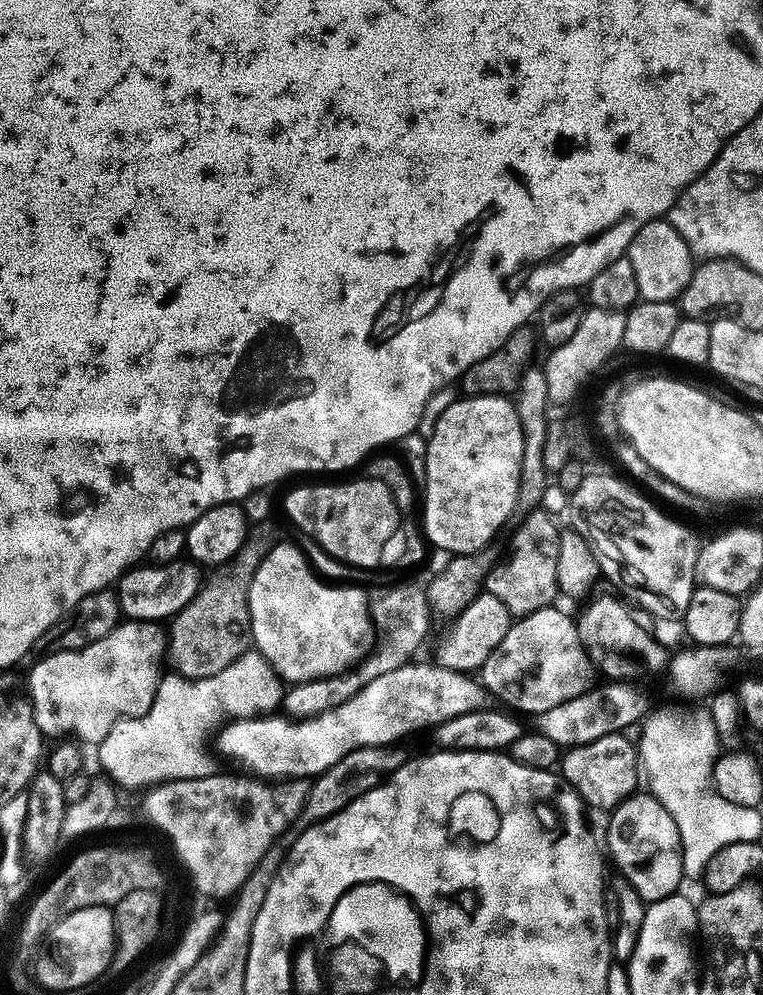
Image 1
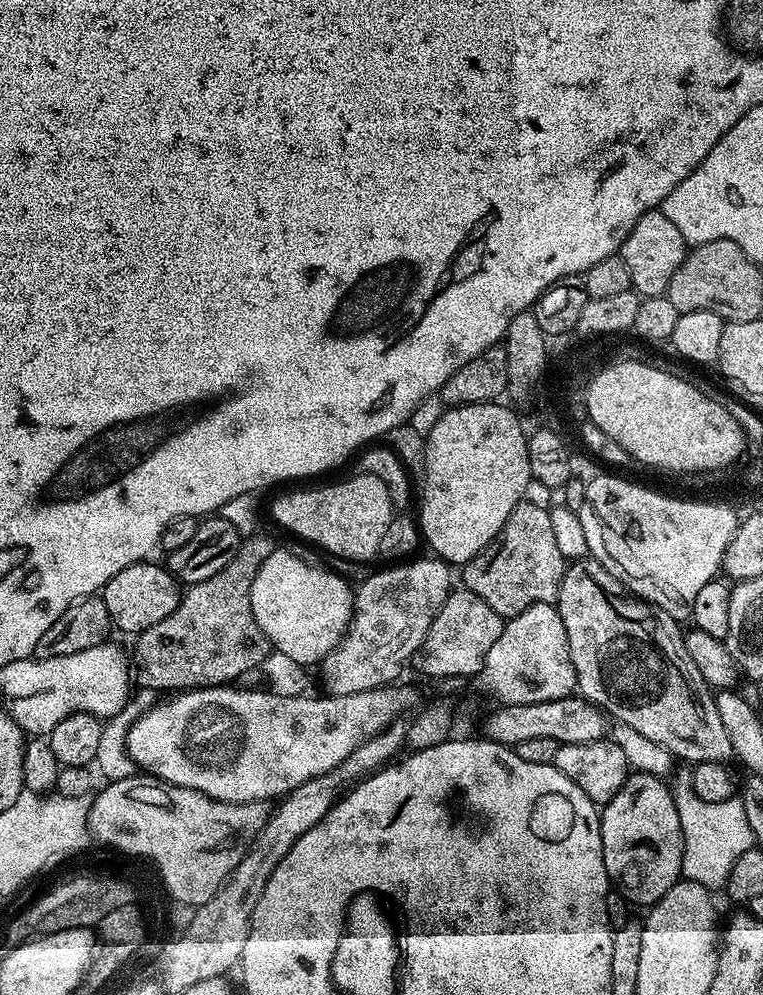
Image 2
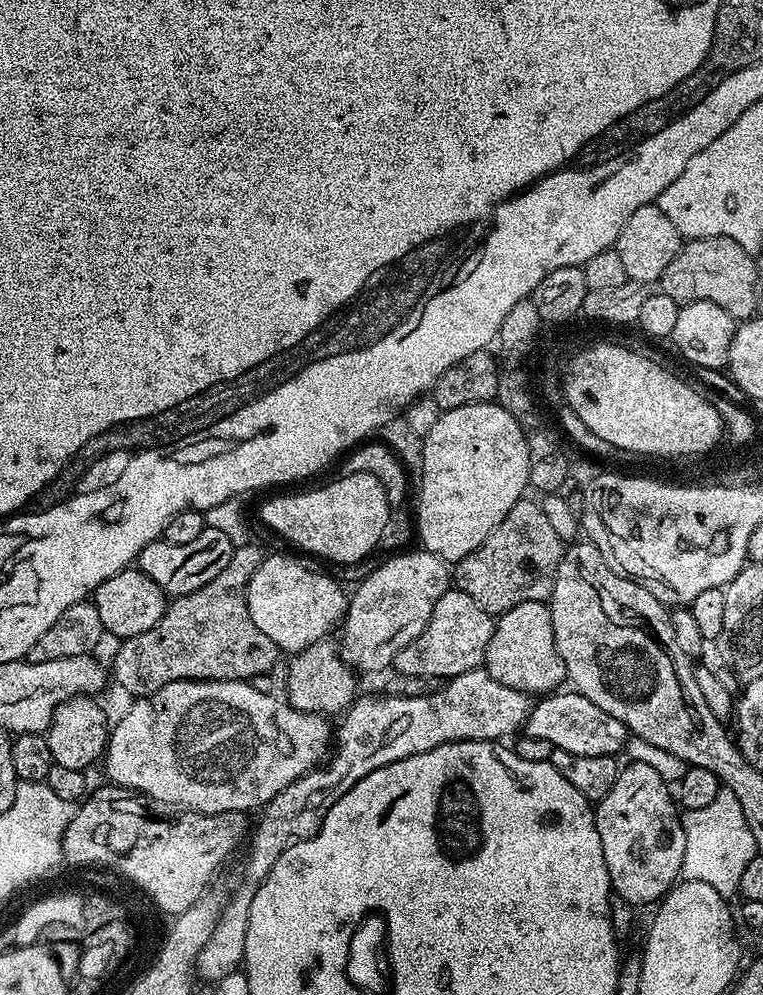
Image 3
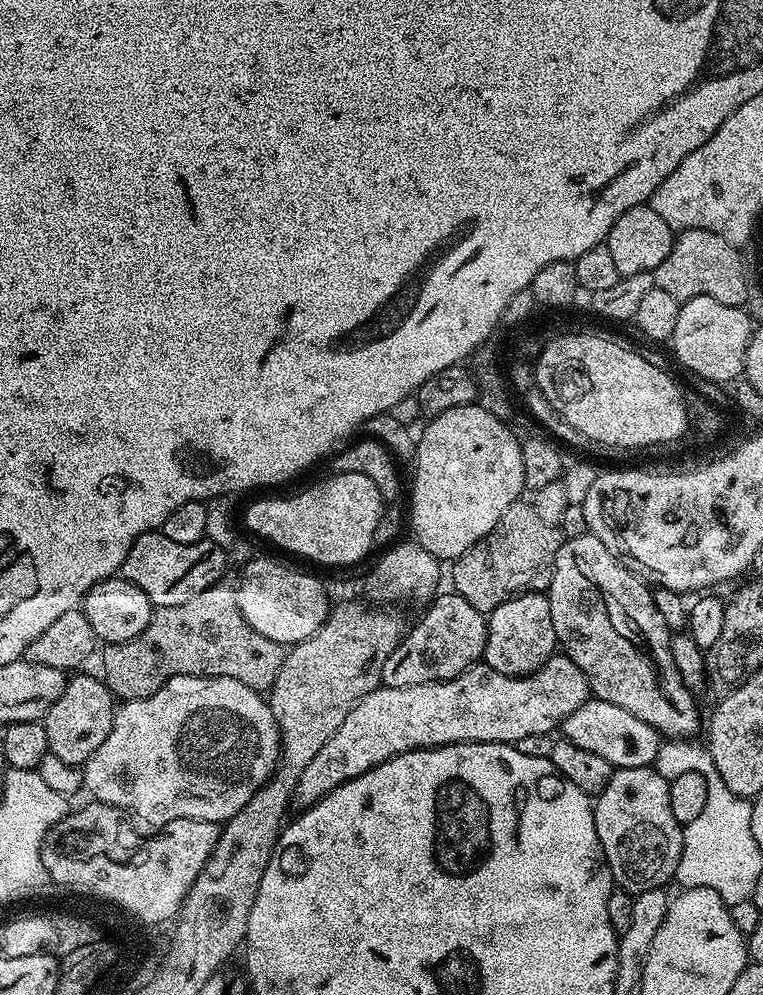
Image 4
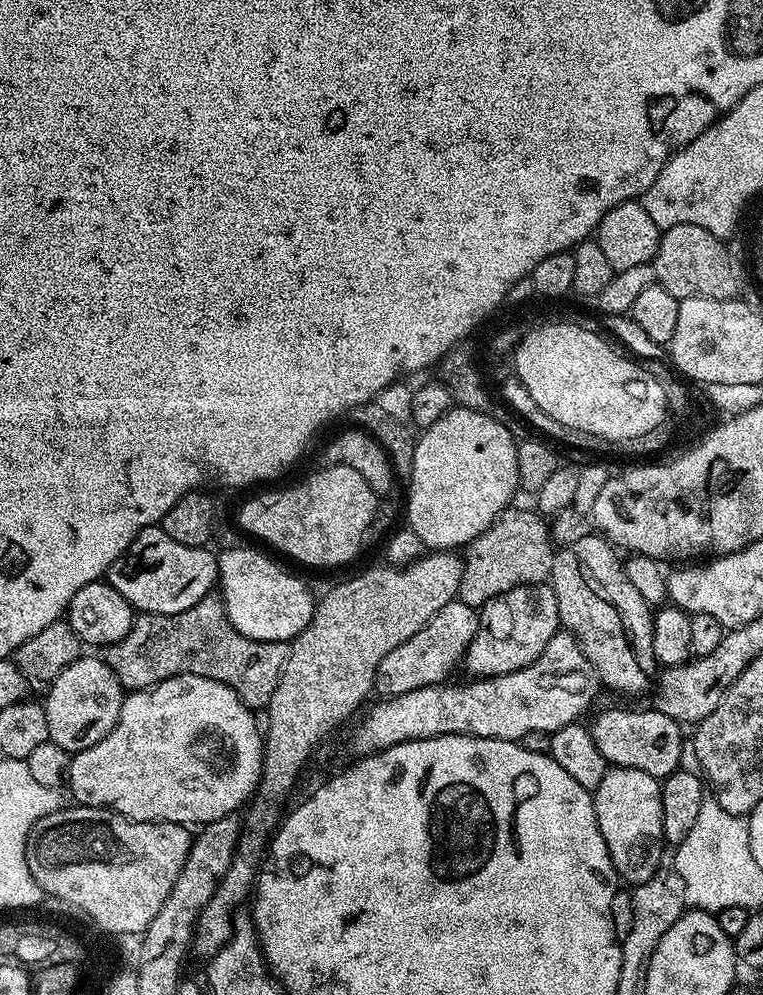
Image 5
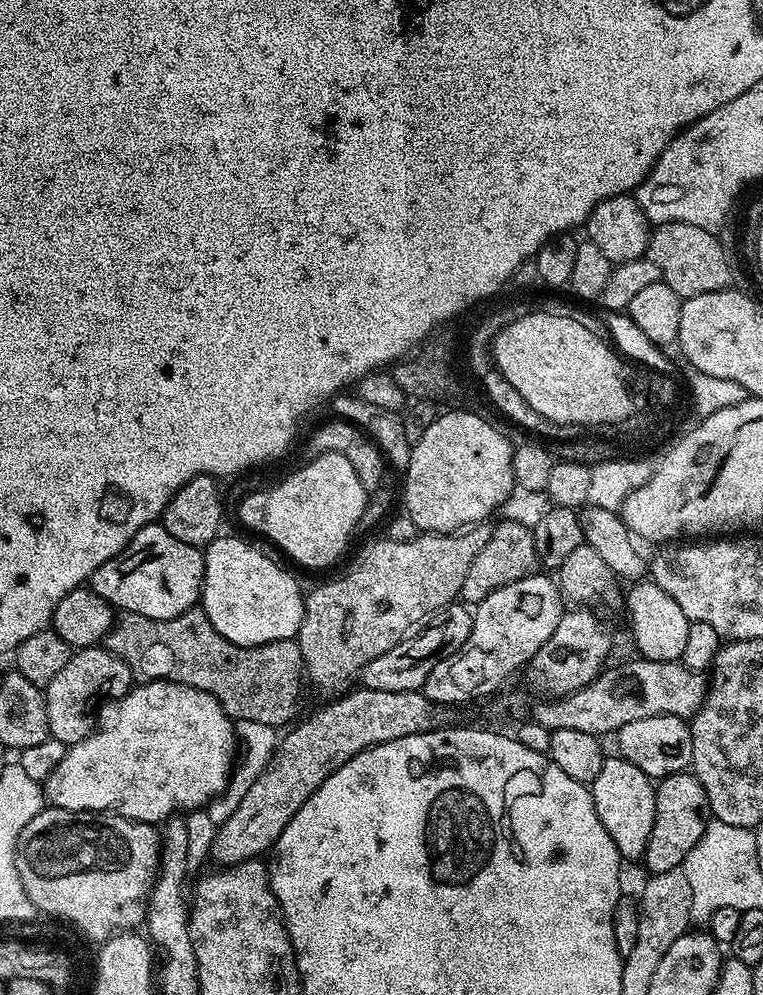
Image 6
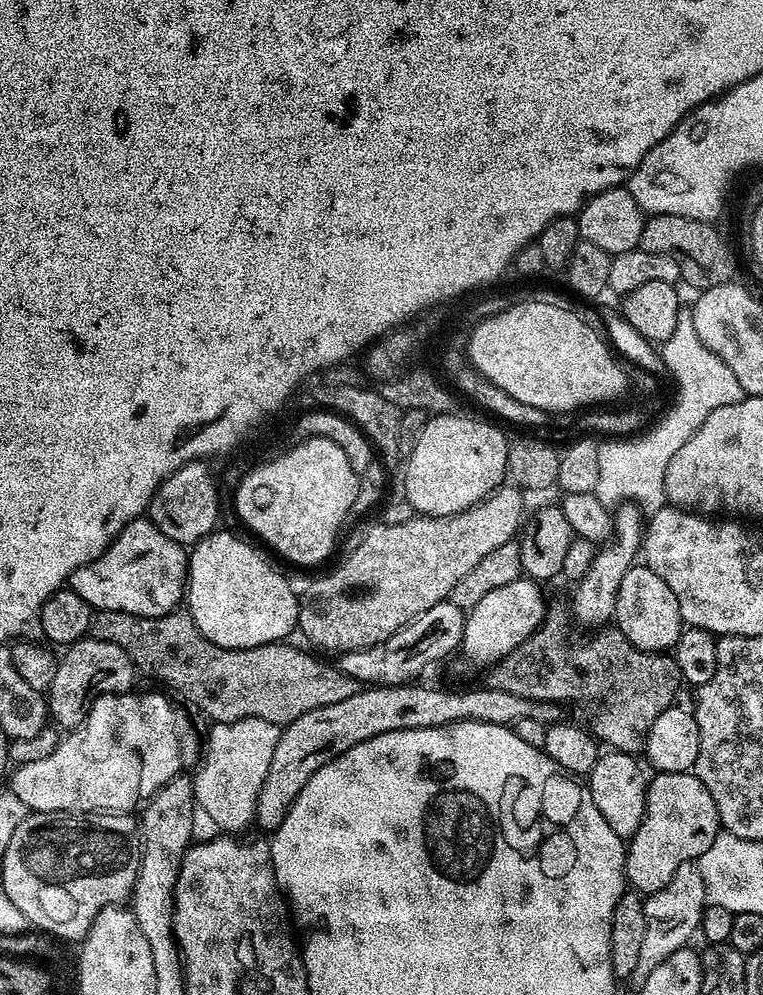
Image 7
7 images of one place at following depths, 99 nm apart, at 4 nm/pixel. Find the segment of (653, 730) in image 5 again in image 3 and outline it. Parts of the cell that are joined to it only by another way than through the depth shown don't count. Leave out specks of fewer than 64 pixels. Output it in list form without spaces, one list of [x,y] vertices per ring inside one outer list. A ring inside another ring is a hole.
[[[557,690],[539,699],[532,707],[532,713],[528,715],[523,731],[534,738],[543,738],[545,742],[550,742],[553,748],[561,748],[570,754],[579,756],[616,756],[625,749],[625,745],[630,738],[628,728],[618,718],[611,717],[606,710],[594,706],[590,698],[583,696],[581,692],[575,690]]]

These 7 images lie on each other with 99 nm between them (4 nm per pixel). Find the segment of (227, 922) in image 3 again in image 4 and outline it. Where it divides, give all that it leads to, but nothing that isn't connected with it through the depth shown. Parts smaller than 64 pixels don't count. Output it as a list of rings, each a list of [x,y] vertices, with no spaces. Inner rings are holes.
[[[554,654],[537,672],[528,676],[507,676],[498,674],[483,662],[477,662],[467,672],[453,680],[422,682],[418,686],[390,686],[375,688],[338,726],[334,738],[314,754],[310,766],[302,770],[296,787],[295,803],[300,806],[316,804],[326,794],[342,786],[347,780],[366,774],[374,766],[386,762],[403,752],[413,752],[419,748],[441,748],[447,744],[510,744],[515,745],[518,738],[530,738],[530,734],[549,734],[552,728],[559,729],[564,719],[578,706],[590,698],[586,674],[567,654]]]

